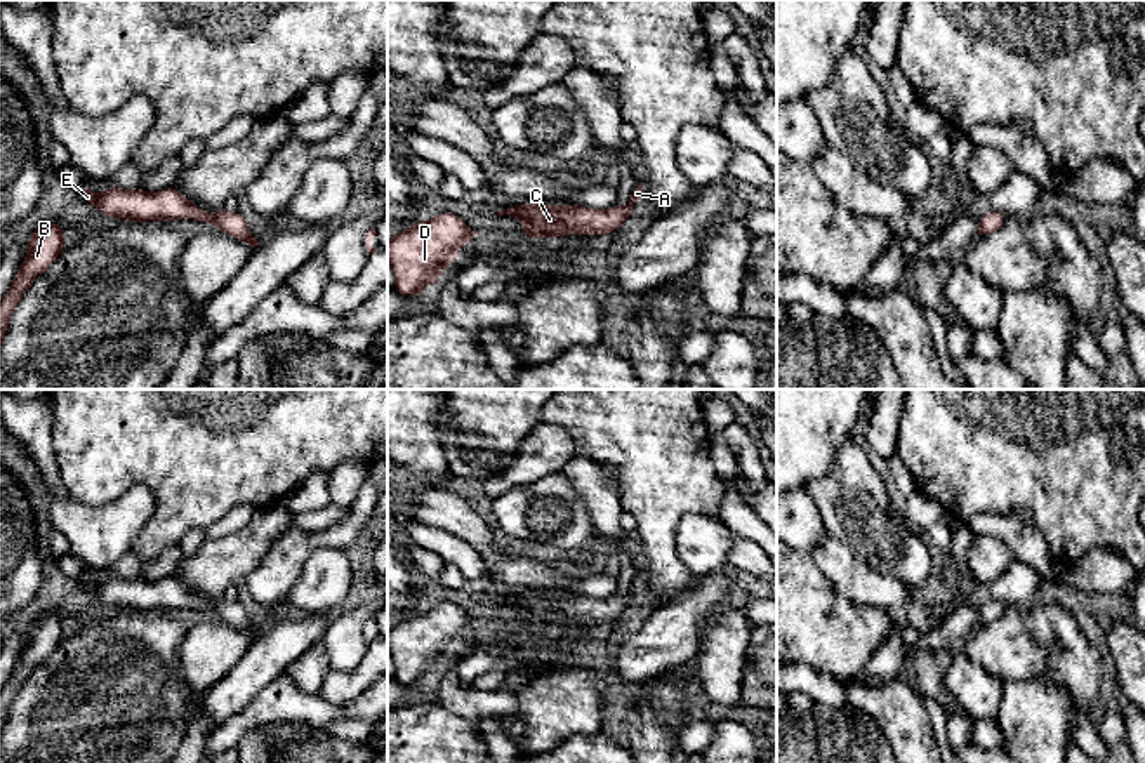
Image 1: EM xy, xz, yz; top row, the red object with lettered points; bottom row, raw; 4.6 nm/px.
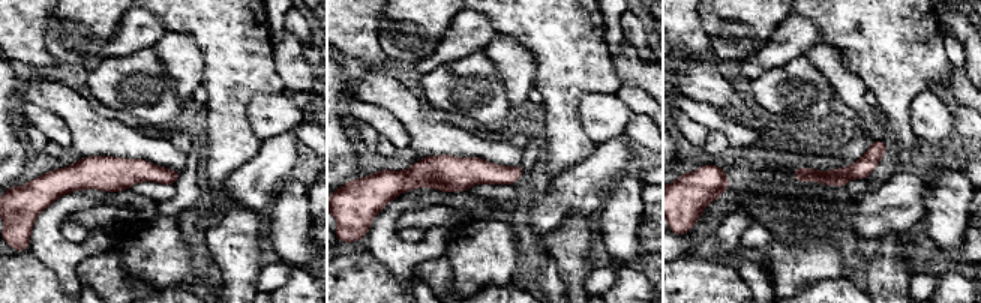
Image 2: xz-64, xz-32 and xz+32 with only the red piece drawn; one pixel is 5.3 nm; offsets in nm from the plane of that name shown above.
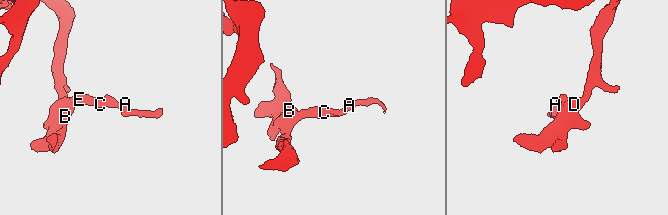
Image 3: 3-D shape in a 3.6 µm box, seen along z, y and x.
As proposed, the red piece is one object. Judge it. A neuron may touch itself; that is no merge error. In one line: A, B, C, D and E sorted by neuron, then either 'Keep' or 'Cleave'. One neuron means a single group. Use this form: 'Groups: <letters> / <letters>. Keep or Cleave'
Groups: A B C D E. Keep

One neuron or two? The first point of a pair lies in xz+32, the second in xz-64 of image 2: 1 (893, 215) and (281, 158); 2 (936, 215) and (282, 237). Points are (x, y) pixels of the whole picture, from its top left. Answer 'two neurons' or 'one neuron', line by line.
1: one neuron
2: one neuron

